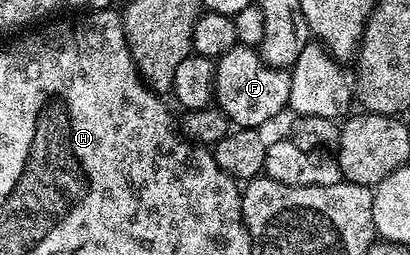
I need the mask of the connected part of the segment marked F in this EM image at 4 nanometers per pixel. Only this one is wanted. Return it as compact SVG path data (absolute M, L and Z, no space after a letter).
M236 43L215 60L214 103L227 116L232 125L240 128L257 128L266 120L288 109L291 75L286 69L268 66L258 51Z

